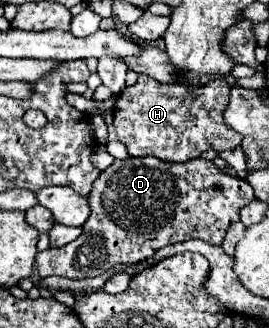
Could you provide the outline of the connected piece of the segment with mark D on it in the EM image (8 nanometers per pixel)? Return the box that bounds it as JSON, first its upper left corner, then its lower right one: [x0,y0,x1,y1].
[35,156,253,280]

